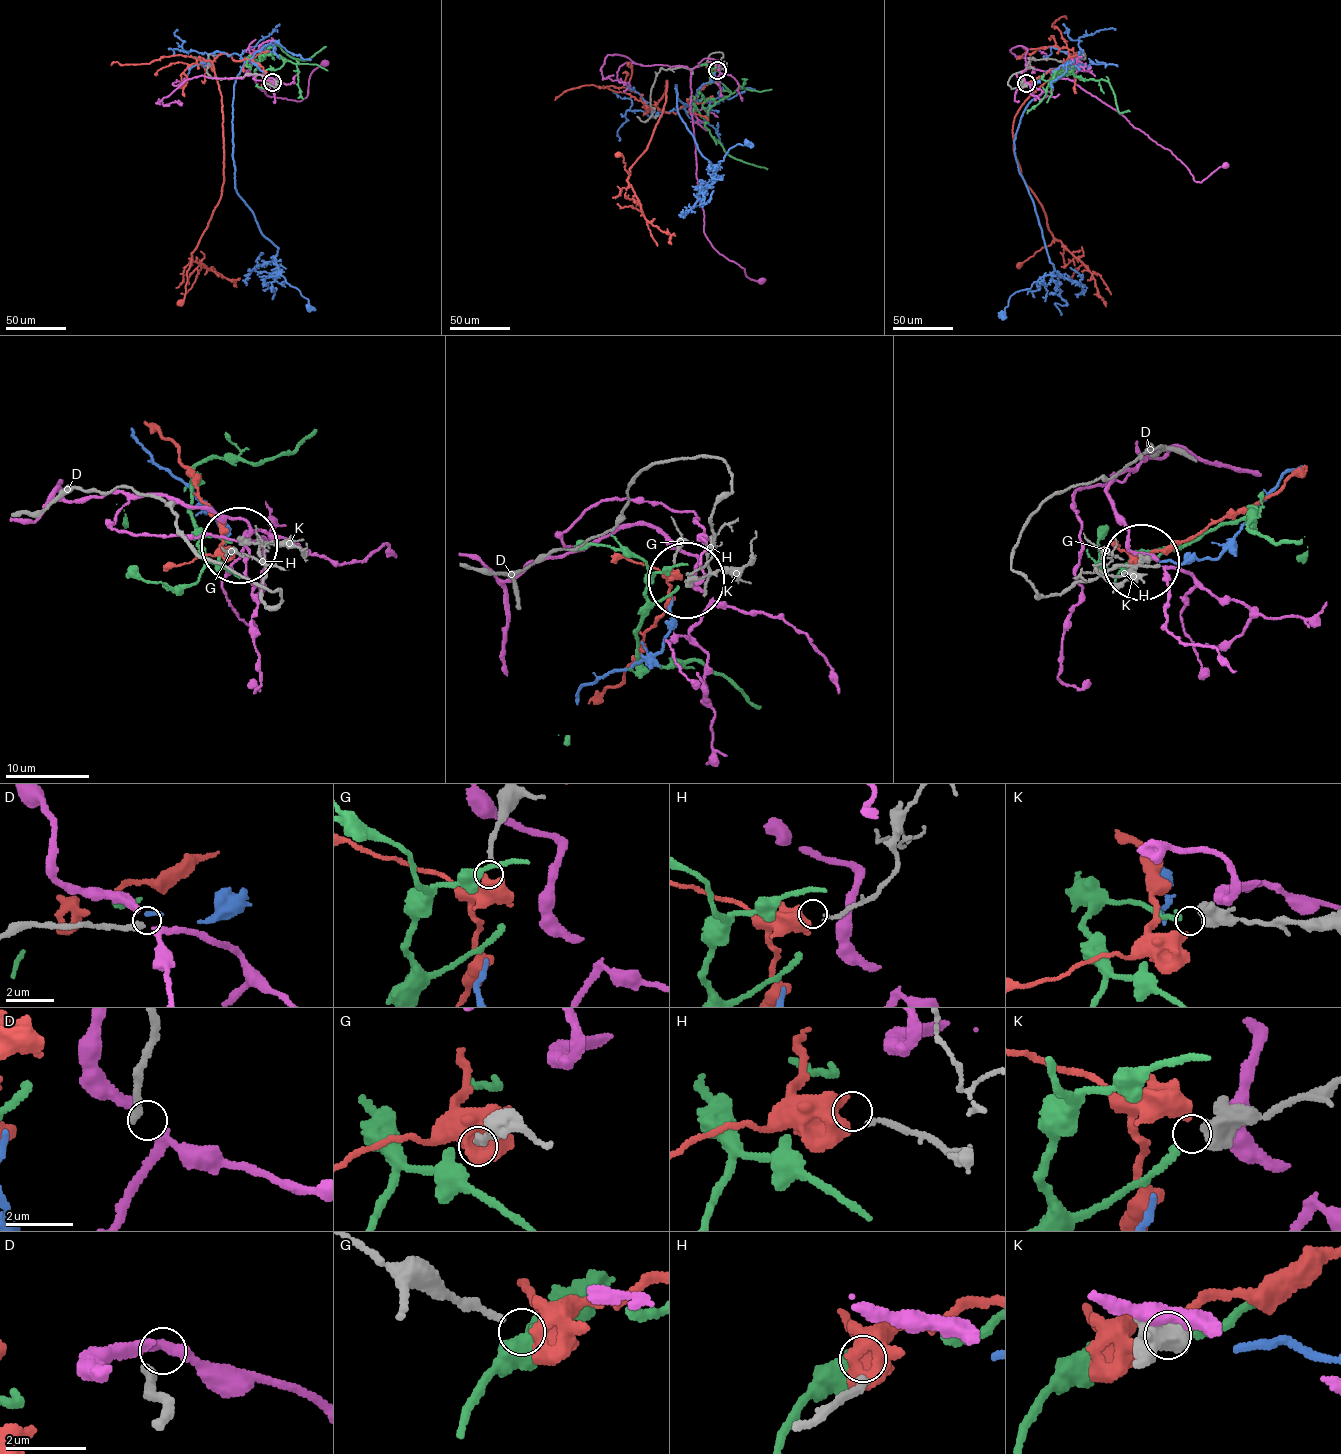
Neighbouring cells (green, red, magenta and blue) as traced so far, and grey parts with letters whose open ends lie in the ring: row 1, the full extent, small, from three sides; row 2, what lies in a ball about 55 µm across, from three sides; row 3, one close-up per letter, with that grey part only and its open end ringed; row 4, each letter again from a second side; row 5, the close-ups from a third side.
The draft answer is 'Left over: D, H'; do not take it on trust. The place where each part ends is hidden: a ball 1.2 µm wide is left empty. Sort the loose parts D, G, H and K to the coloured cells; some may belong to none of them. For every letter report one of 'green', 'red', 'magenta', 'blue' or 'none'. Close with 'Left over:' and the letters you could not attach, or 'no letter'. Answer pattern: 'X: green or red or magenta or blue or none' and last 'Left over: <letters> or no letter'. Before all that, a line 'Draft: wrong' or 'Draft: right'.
Draft: right
D: none
G: red
H: none
K: green
Left over: D, H

